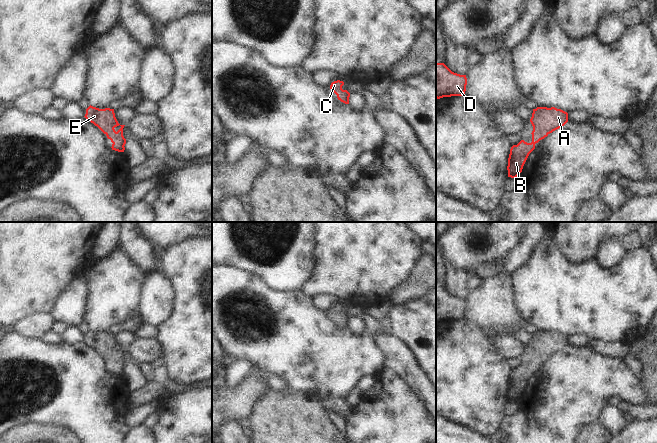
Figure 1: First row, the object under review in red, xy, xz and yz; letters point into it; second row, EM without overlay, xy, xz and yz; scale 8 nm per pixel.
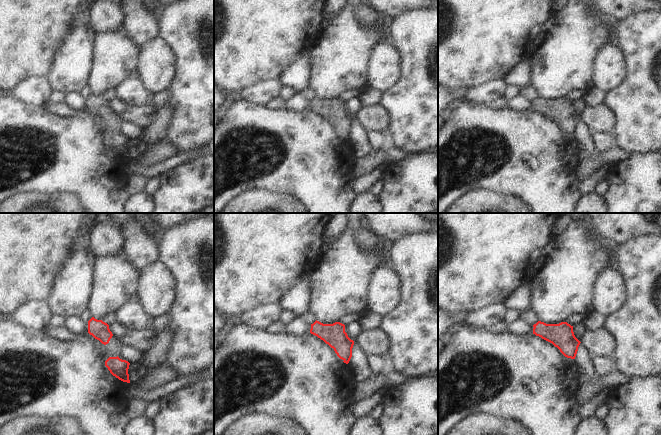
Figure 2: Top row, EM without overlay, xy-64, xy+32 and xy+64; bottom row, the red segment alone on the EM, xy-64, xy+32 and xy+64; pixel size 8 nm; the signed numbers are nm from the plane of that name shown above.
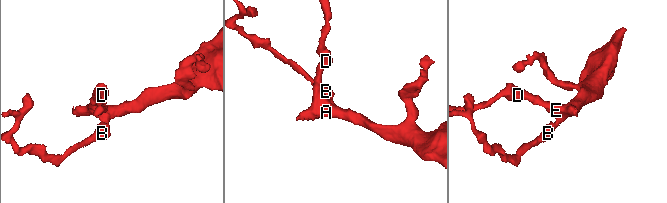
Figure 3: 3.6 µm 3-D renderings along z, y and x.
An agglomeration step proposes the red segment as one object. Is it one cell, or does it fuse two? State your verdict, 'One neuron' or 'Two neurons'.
One neuron

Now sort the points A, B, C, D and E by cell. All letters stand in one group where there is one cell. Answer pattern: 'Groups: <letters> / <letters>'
Groups: A B C D E

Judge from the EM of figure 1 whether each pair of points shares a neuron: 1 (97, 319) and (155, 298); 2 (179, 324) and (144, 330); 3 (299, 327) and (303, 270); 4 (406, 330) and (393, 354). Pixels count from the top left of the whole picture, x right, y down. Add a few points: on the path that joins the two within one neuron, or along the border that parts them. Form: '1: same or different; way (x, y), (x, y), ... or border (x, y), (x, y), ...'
1: different; border (146, 280), (143, 286), (140, 314)
2: different; border (158, 327), (158, 335), (156, 337)
3: different; border (278, 289), (284, 291), (302, 290)
4: different; border (387, 328), (392, 334), (399, 337), (417, 357)

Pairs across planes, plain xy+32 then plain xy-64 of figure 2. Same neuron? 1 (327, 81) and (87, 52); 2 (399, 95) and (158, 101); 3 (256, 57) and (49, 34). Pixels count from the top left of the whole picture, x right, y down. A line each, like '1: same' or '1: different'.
1: different
2: different
3: same

